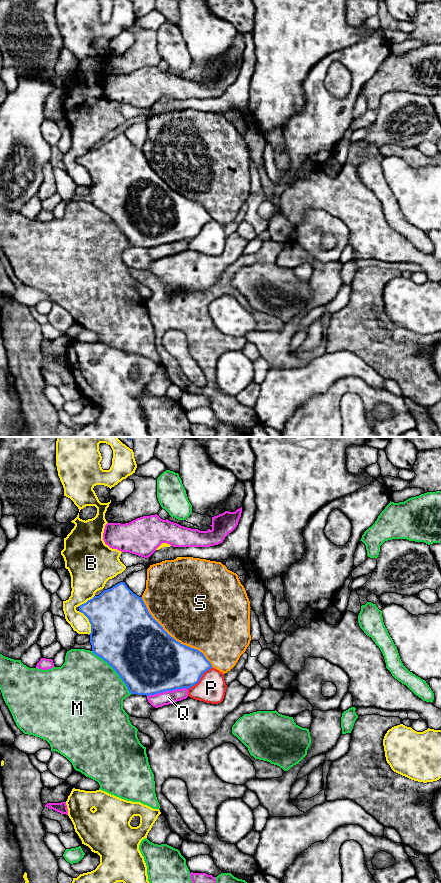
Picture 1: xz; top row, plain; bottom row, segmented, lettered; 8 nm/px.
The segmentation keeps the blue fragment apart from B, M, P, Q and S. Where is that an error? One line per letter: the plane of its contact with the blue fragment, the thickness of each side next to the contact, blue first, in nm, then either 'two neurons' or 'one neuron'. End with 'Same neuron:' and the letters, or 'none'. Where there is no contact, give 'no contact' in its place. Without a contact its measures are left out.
B: contact in xz; calibres 480 and 170 nm; two neurons
M: contact in xz; calibres 500 and 500 nm; two neurons
P: contact in xz; calibres 380 and 240 nm; two neurons
Q: contact in xz; calibres 500 and 110 nm; two neurons
S: contact in xz; calibres 500 and 500 nm; one neuron
Same neuron: S

